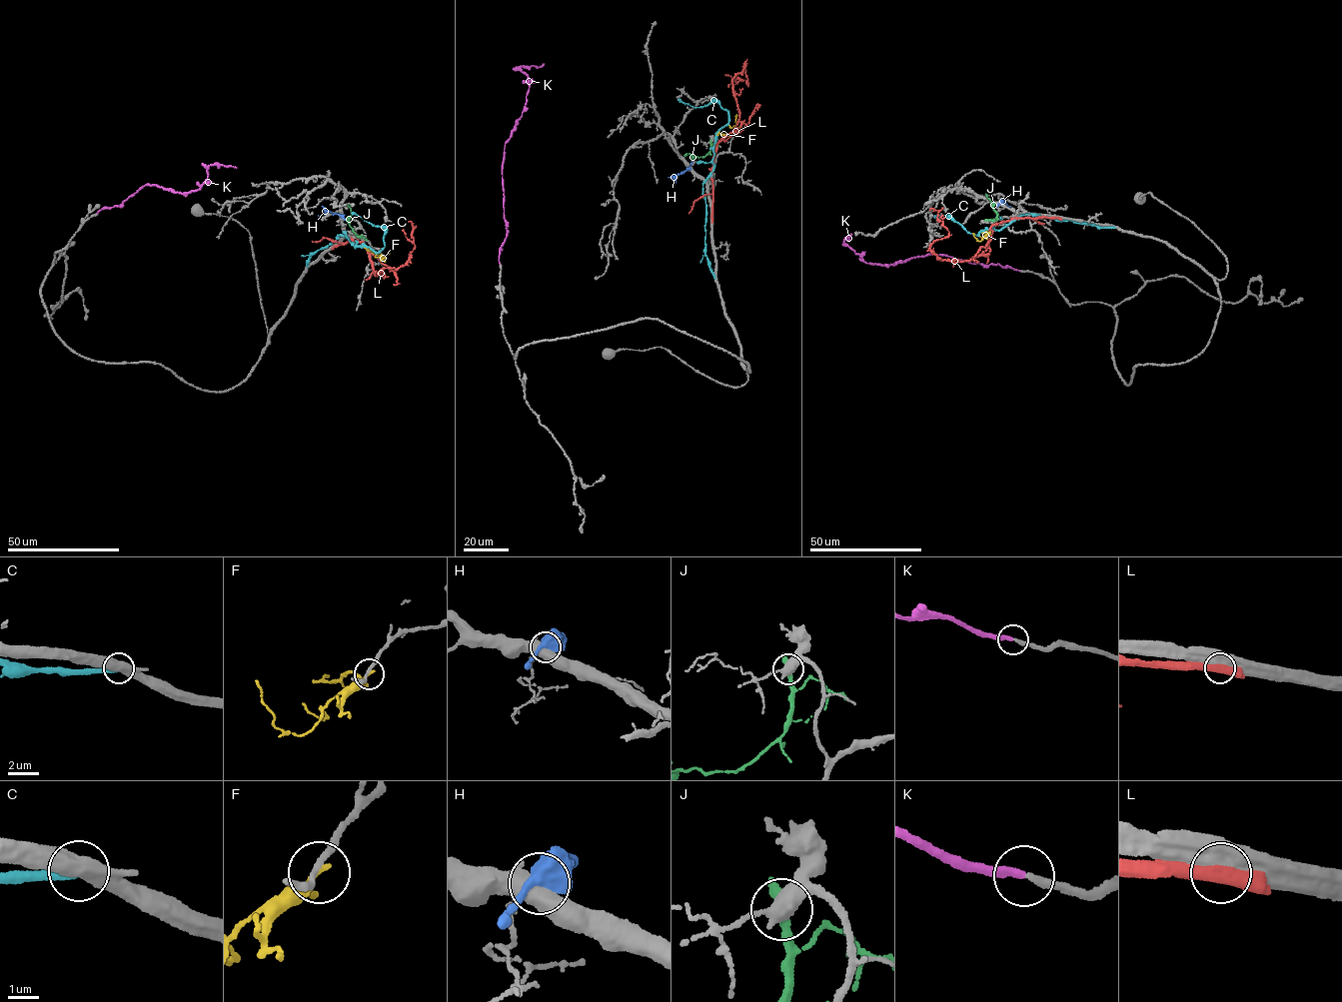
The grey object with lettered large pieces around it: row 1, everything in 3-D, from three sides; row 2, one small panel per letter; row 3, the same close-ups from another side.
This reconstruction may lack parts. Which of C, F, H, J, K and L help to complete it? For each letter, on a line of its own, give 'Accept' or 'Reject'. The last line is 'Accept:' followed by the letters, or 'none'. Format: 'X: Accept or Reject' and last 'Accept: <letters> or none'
C: Reject
F: Reject
H: Reject
J: Reject
K: Accept
L: Reject
Accept: K

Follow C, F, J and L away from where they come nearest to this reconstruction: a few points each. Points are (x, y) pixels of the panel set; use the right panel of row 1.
C: (1114, 227), (1023, 214), (1000, 229), (981, 230), (976, 236), (966, 232), (950, 216), (934, 217)
F: (989, 232), (978, 241), (972, 233)
J: (986, 220), (994, 220), (997, 215), (986, 194)
L: (1057, 218), (1003, 220), (983, 253), (957, 262), (930, 248), (948, 234), (930, 211)

